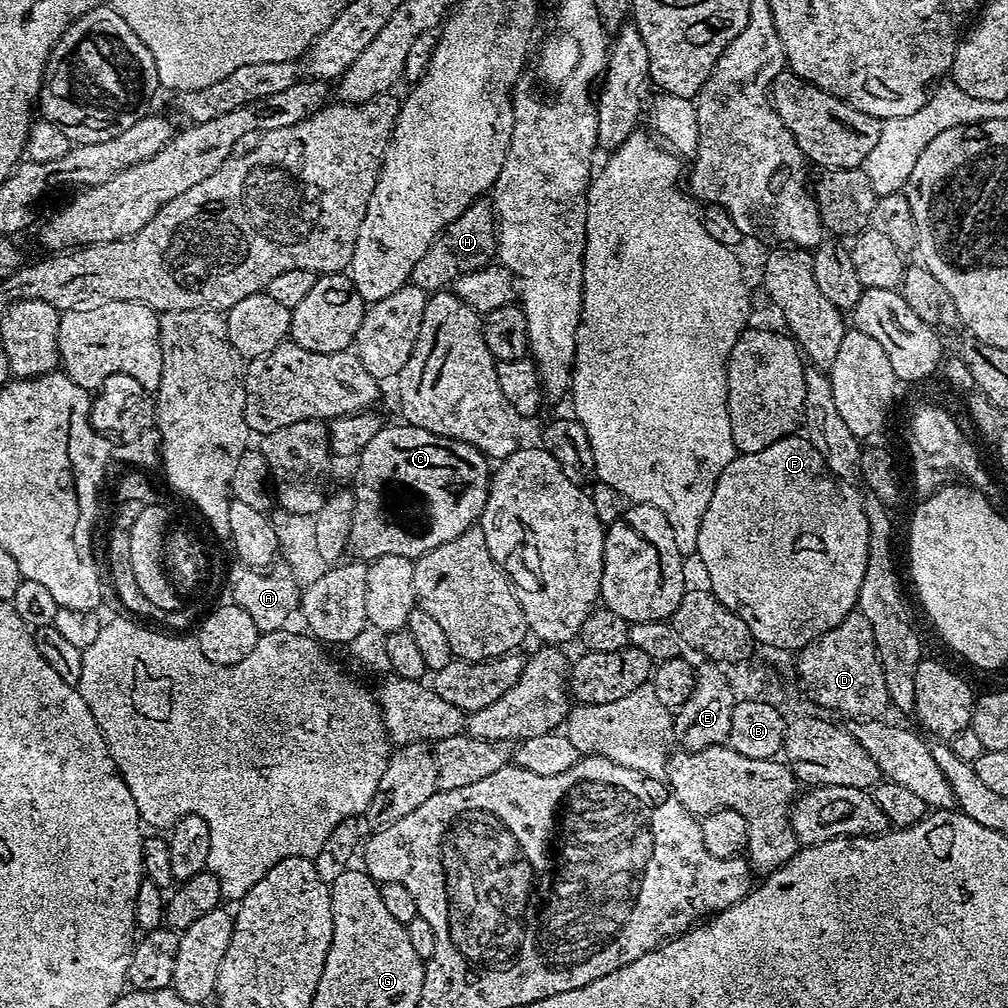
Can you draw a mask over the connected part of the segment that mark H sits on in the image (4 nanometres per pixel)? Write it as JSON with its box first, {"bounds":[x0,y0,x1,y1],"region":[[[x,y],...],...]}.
{"bounds":[411,199,496,294],"region":[[[483,199],[475,200],[454,222],[447,224],[428,244],[426,254],[418,258],[411,283],[429,294],[447,289],[459,276],[475,268],[487,268],[496,250],[496,233],[491,207]]]}

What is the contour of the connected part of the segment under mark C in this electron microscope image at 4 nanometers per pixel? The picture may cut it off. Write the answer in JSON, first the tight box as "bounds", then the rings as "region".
{"bounds":[348,422,490,562],"region":[[[407,422],[399,423],[389,423],[378,430],[358,457],[360,473],[354,484],[356,509],[348,548],[360,562],[375,561],[382,555],[425,556],[434,550],[434,546],[442,546],[442,542],[450,542],[450,538],[458,538],[458,534],[473,527],[486,506],[490,483],[489,457],[461,440],[451,440]]]}

